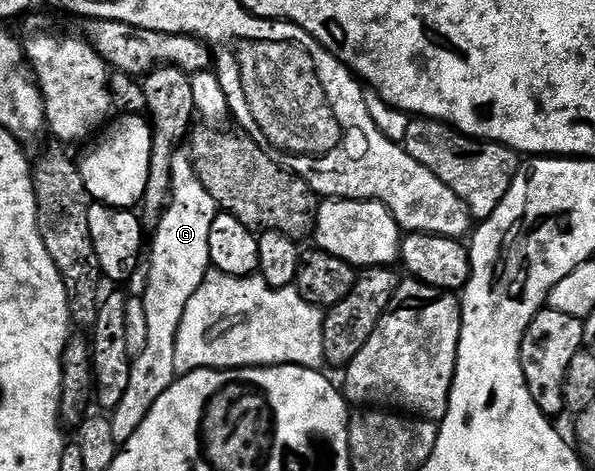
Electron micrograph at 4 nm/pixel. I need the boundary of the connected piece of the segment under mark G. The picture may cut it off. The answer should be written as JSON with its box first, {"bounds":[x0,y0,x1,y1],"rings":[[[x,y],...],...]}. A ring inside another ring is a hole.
{"bounds":[110,159,216,443],"rings":[[[178,159],[172,164],[172,200],[169,201],[160,224],[155,228],[156,238],[151,238],[152,262],[148,265],[148,286],[142,290],[146,307],[147,340],[146,351],[132,362],[130,384],[126,396],[111,414],[110,420],[117,443],[129,441],[142,427],[142,419],[150,415],[154,403],[176,382],[176,341],[182,315],[186,315],[187,304],[194,299],[202,279],[206,279],[212,268],[210,259],[210,229],[216,218],[216,200],[206,191],[191,160]]]}

